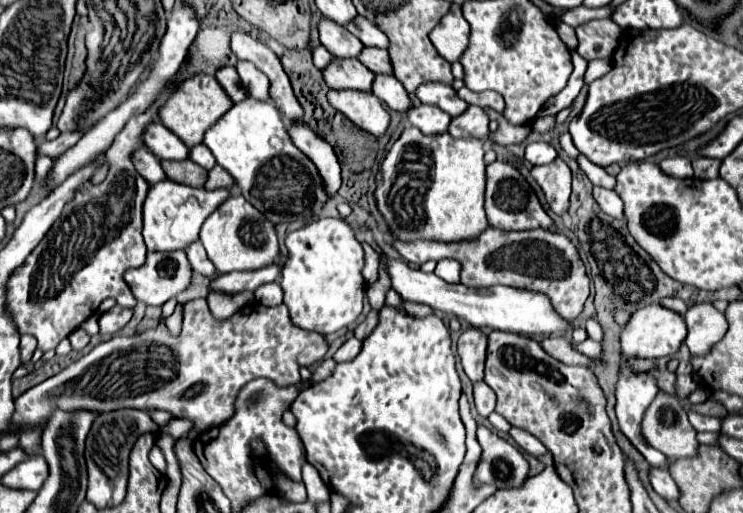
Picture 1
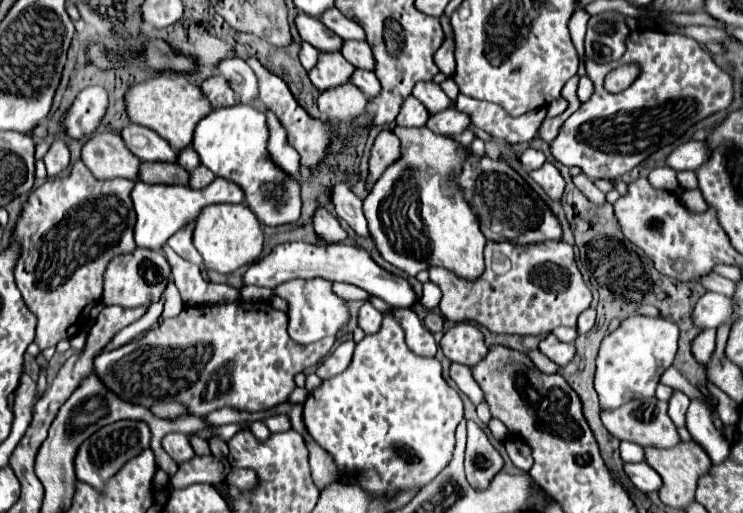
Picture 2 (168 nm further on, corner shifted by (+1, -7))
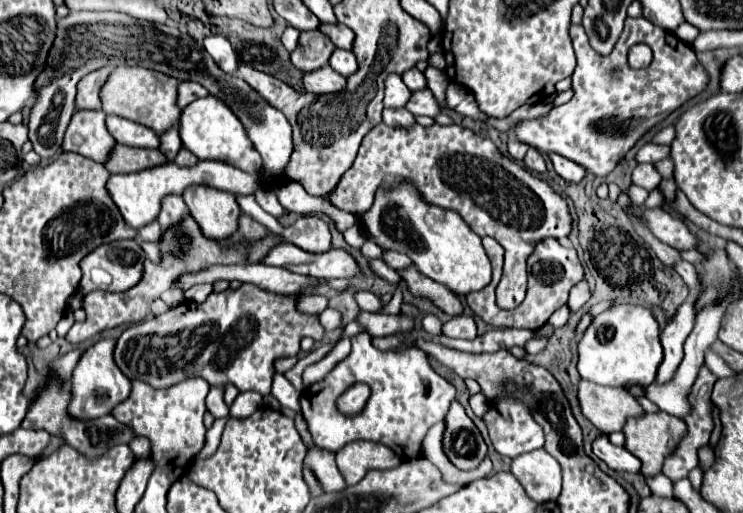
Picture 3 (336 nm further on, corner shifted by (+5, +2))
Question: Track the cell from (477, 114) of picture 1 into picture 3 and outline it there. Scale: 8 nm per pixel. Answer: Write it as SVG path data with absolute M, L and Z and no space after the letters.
M430 89L414 91L412 97L410 97L408 103L406 103L406 109L408 109L412 115L428 115L428 117L436 117L436 115L440 113L438 101L434 99L434 95L432 95Z

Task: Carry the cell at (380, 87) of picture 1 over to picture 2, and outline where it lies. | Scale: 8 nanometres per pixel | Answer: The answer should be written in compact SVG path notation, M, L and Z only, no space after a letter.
M356 70L356 76L352 76L352 84L358 86L368 98L376 98L382 92L380 80L376 78L374 72L368 70Z

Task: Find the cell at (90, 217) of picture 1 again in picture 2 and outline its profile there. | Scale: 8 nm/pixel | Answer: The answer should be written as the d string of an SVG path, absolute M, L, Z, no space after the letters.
M76 162L68 178L44 182L40 188L30 192L28 202L22 206L22 216L12 234L12 240L22 242L22 256L14 276L26 306L38 318L34 342L40 346L40 350L56 346L60 340L72 336L70 326L82 320L82 310L88 304L96 306L102 300L106 266L112 262L112 258L120 254L132 254L136 250L136 212L130 198L132 188L134 184L128 180L96 180L84 162Z

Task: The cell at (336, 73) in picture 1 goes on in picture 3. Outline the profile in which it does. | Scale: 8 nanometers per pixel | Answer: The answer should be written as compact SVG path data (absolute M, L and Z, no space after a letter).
M302 31L298 39L298 47L290 53L294 67L308 73L328 65L328 55L332 55L332 41L320 31Z

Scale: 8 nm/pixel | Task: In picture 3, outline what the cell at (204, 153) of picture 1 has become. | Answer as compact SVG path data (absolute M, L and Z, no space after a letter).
M170 127L168 131L164 131L160 135L160 151L166 155L166 159L174 159L176 157L176 151L180 151L182 143L180 143L180 135L178 135L178 129L176 127Z

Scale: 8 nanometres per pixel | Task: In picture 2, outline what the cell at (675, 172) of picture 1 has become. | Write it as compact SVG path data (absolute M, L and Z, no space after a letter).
M664 166L664 168L654 168L650 174L648 174L648 180L654 188L660 188L660 190L668 190L668 192L674 192L680 184L678 184L678 178L676 178L676 170L670 168L670 166Z

